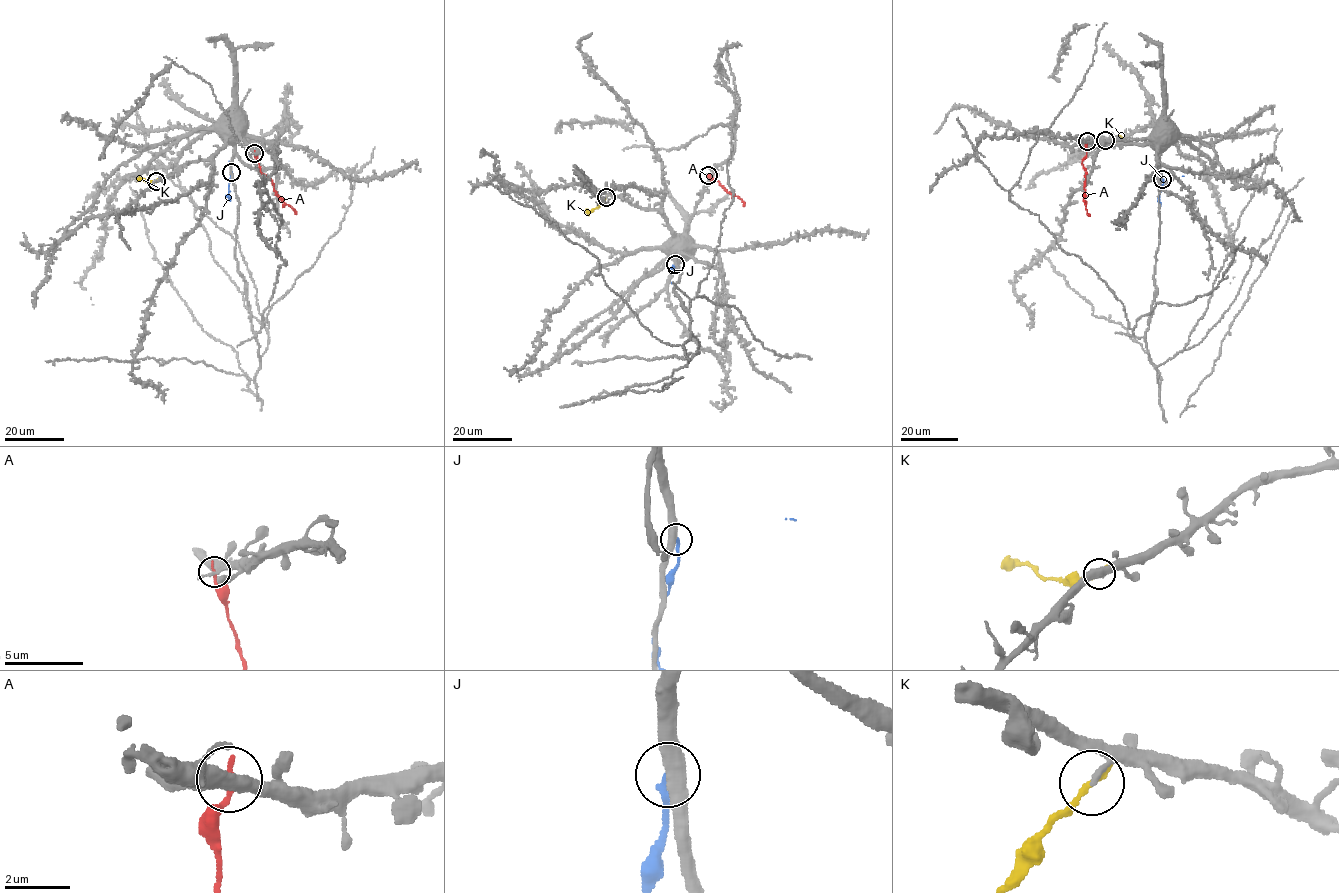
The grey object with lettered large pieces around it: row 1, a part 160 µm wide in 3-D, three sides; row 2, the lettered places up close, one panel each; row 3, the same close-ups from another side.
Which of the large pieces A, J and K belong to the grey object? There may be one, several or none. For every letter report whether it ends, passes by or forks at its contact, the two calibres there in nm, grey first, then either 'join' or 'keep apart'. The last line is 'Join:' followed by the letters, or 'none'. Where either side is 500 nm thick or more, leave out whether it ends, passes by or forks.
A: it ends | 220/200 nm | keep apart
J: it ends | 460/240 nm | keep apart
K: it ends | 170/200 nm | keep apart
Join: none

